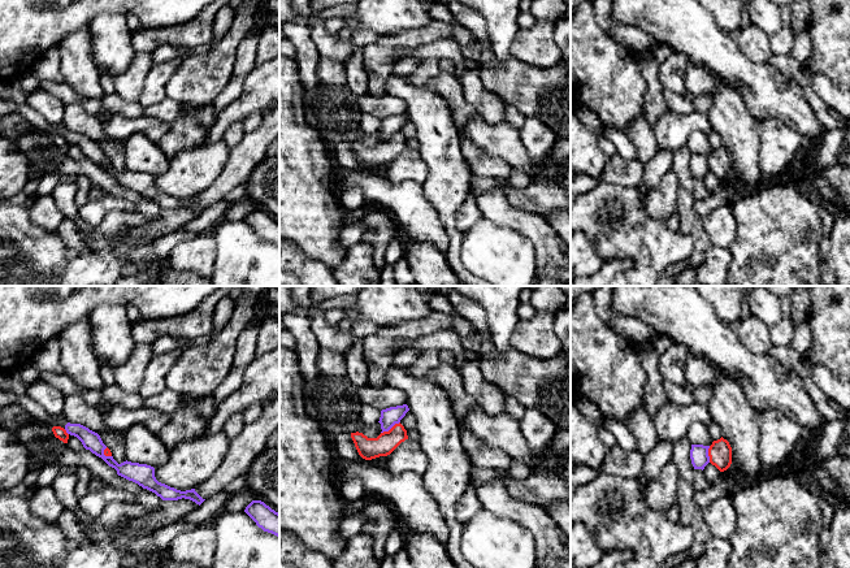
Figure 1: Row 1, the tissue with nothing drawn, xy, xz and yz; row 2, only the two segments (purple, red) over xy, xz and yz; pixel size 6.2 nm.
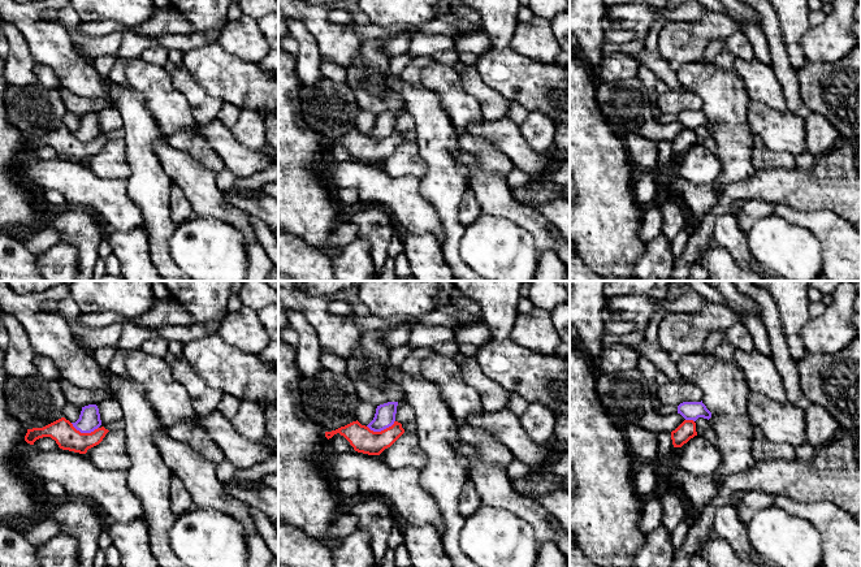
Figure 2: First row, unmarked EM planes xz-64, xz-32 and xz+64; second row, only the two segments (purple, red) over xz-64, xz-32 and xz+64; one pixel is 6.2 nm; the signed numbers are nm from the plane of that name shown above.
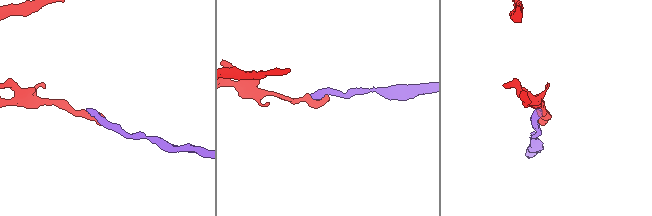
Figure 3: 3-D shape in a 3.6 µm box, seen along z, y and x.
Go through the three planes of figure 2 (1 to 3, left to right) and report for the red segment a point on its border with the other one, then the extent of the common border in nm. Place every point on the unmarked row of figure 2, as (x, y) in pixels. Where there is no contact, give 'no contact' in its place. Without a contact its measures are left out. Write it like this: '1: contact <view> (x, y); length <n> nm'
1: contact xz-64 (85, 141); length 180 nm
2: contact xz-32 (381, 138); length 180 nm
3: contact xz+64 (689, 128); length 60 nm

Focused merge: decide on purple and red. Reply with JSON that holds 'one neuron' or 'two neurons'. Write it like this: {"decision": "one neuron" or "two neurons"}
{"decision": "two neurons"}

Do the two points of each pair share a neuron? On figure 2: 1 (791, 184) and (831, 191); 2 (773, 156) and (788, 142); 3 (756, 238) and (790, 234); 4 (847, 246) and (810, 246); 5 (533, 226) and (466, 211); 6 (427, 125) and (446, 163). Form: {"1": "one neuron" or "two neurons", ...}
{"1": "one neuron", "2": "two neurons", "3": "one neuron", "4": "two neurons", "5": "two neurons", "6": "one neuron"}

